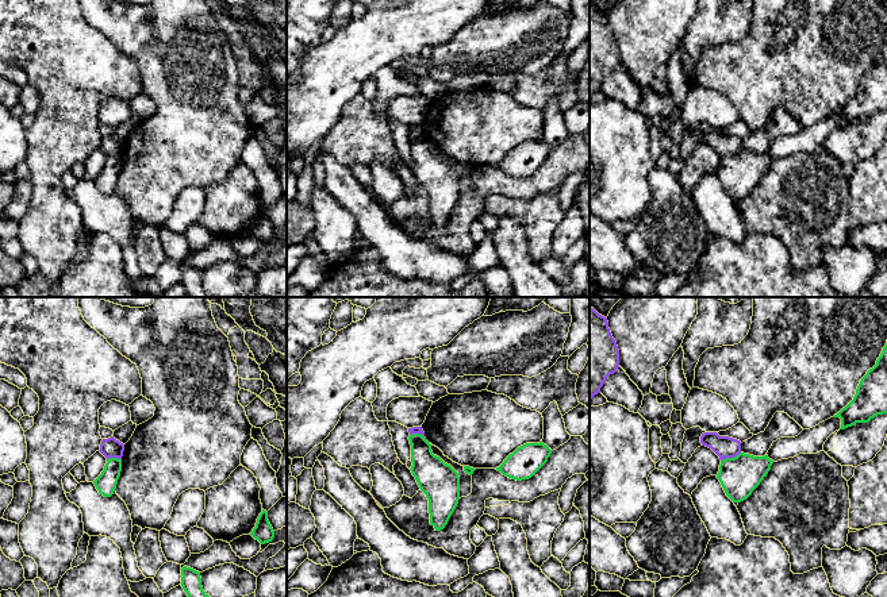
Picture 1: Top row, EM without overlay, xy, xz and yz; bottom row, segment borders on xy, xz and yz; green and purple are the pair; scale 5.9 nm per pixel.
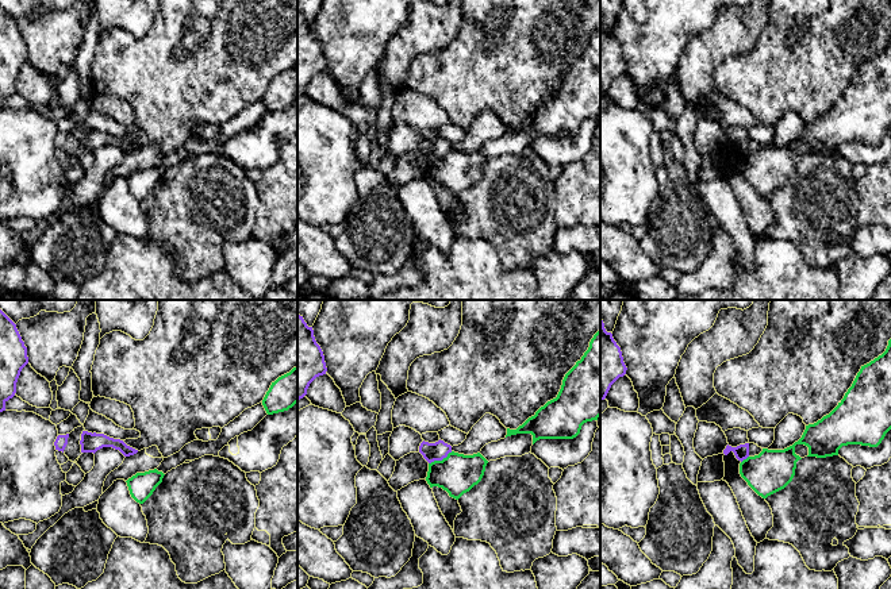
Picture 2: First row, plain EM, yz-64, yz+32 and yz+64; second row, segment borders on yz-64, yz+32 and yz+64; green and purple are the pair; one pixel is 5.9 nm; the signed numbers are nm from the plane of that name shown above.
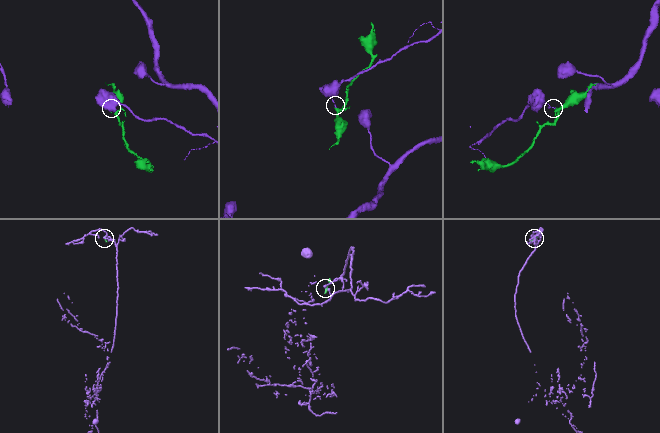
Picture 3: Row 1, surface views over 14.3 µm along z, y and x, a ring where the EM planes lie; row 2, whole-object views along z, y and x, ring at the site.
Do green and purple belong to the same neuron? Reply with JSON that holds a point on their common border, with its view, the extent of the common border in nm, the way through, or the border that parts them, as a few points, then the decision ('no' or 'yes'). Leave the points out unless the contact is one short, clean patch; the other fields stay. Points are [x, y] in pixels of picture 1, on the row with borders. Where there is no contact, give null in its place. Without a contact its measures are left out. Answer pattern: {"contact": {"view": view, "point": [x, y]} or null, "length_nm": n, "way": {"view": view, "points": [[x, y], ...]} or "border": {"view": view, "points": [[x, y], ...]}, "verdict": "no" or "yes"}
{"contact": {"view": "yz", "point": [730, 458]}, "length_nm": 130, "border": {"view": "yz", "points": [[740, 451], [721, 461]]}, "verdict": "no"}

